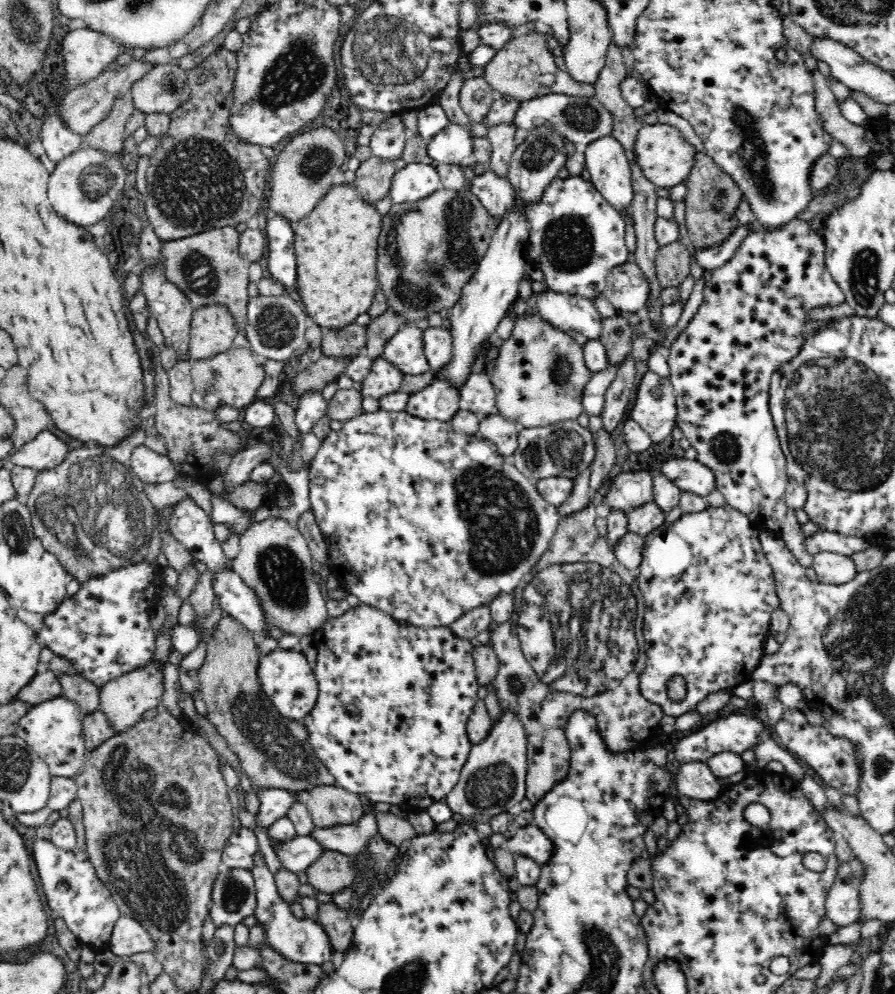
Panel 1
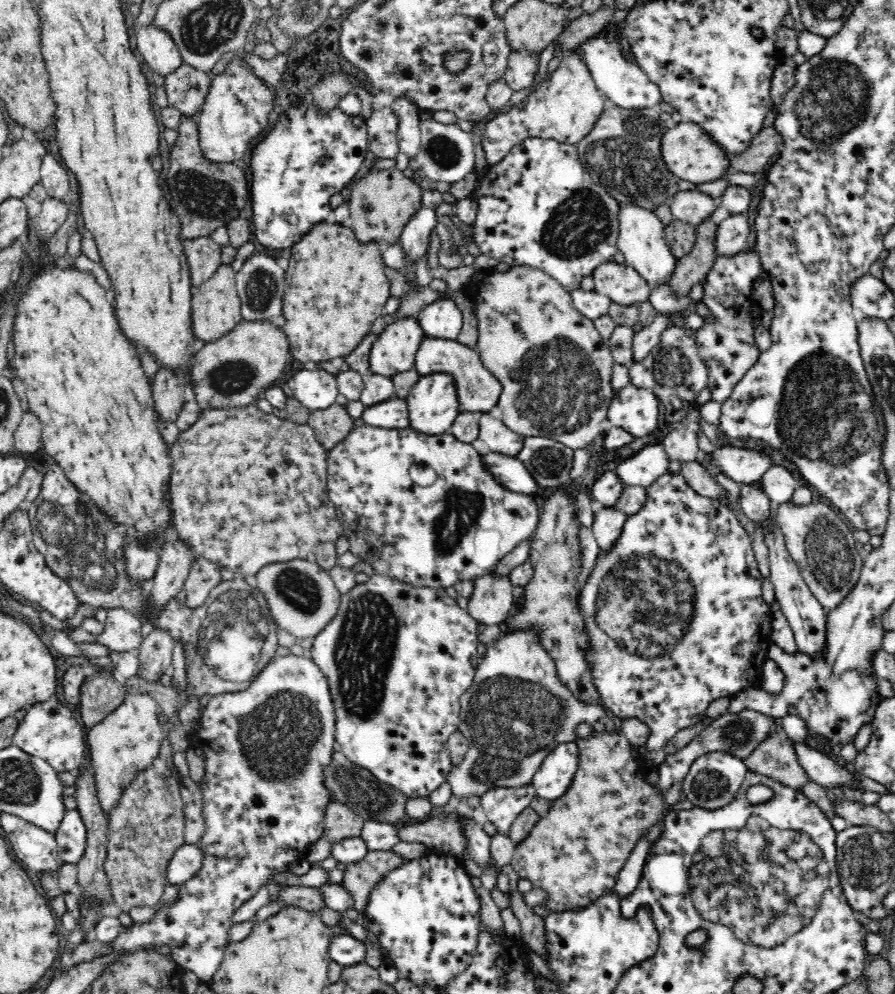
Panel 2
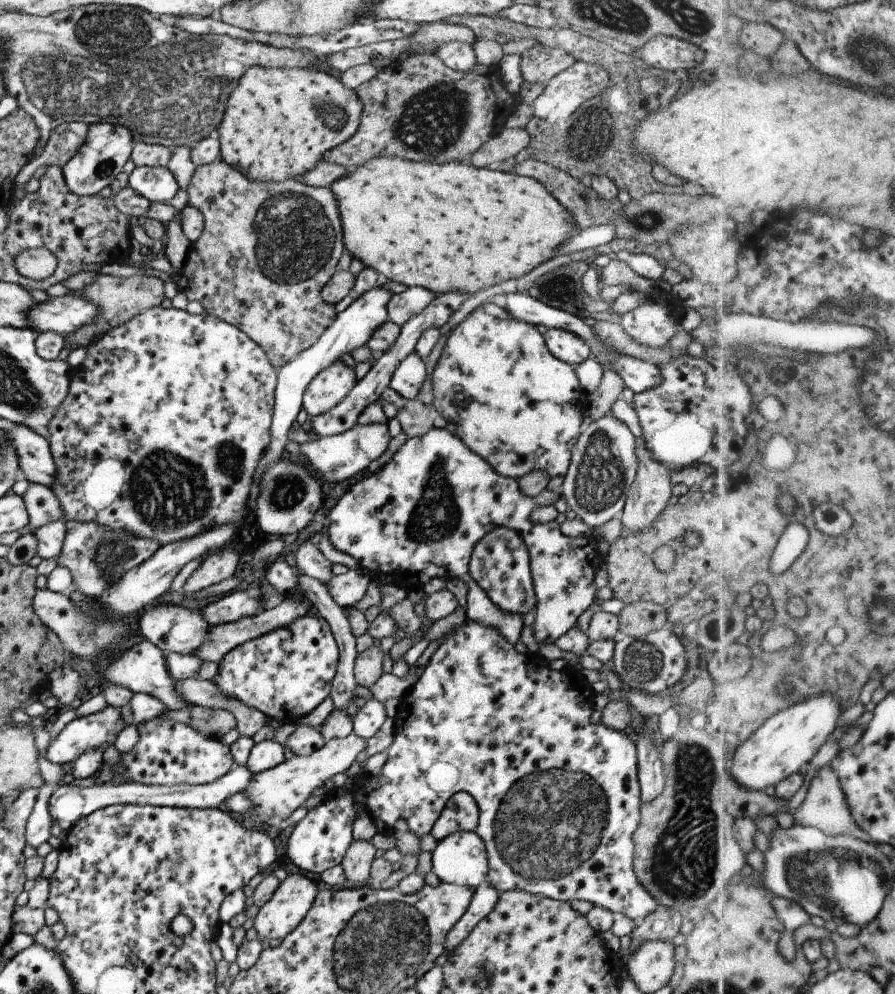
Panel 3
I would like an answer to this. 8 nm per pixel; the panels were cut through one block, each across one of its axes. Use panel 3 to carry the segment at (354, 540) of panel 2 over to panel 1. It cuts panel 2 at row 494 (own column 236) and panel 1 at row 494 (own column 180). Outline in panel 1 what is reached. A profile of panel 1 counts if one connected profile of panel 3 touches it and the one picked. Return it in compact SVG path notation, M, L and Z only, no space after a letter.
M378 410L372 413L364 412L362 415L357 415L355 418L349 419L342 423L342 428L331 431L328 437L322 441L322 446L318 450L316 457L312 460L311 469L309 471L309 499L311 502L311 510L320 526L320 531L325 538L328 551L329 570L331 574L337 578L339 585L346 589L347 593L357 596L362 603L366 605L375 606L388 614L391 614L396 620L407 621L407 624L413 624L414 626L451 626L452 622L456 618L460 618L462 614L470 612L470 610L480 606L480 604L489 604L492 602L492 598L496 598L500 592L514 592L514 588L523 585L525 577L532 575L532 568L540 560L540 556L544 554L544 550L548 548L548 542L555 536L559 521L561 520L561 514L557 509L557 506L550 504L544 497L538 492L533 481L525 477L515 466L511 466L506 463L503 455L498 453L498 447L491 440L483 438L477 434L466 435L460 433L449 424L449 422L432 421L431 419L416 418L407 414L405 411L384 411Z

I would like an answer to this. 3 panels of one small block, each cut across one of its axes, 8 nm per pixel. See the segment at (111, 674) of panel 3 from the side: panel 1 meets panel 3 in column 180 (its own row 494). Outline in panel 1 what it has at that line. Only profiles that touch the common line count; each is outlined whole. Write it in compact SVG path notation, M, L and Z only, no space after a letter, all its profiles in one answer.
M686 457L670 459L661 470L681 492L693 492L704 497L717 488L712 470L698 460Z

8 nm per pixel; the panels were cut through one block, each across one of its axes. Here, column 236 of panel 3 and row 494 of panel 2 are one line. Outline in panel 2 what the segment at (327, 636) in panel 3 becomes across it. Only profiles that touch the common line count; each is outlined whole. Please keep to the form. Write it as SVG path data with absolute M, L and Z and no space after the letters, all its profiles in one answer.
M666 471L645 489L646 500L644 500L642 508L636 514L632 514L633 516L628 516L622 533L614 542L614 546L606 552L603 550L598 552L596 566L588 578L584 580L576 599L578 599L580 615L584 619L584 631L586 631L586 637L590 641L590 646L584 650L586 651L584 657L586 657L590 668L592 683L602 699L602 704L616 720L637 718L648 725L650 736L643 744L645 748L644 761L648 767L656 767L664 760L666 756L664 747L670 742L672 736L683 728L700 723L700 720L705 717L710 702L722 697L734 697L736 693L744 689L754 689L754 682L764 670L764 658L768 658L766 654L768 654L768 642L772 640L773 612L770 605L762 598L763 577L758 569L756 557L754 557L753 538L749 537L728 506L720 500L708 498L692 490L681 472Z

